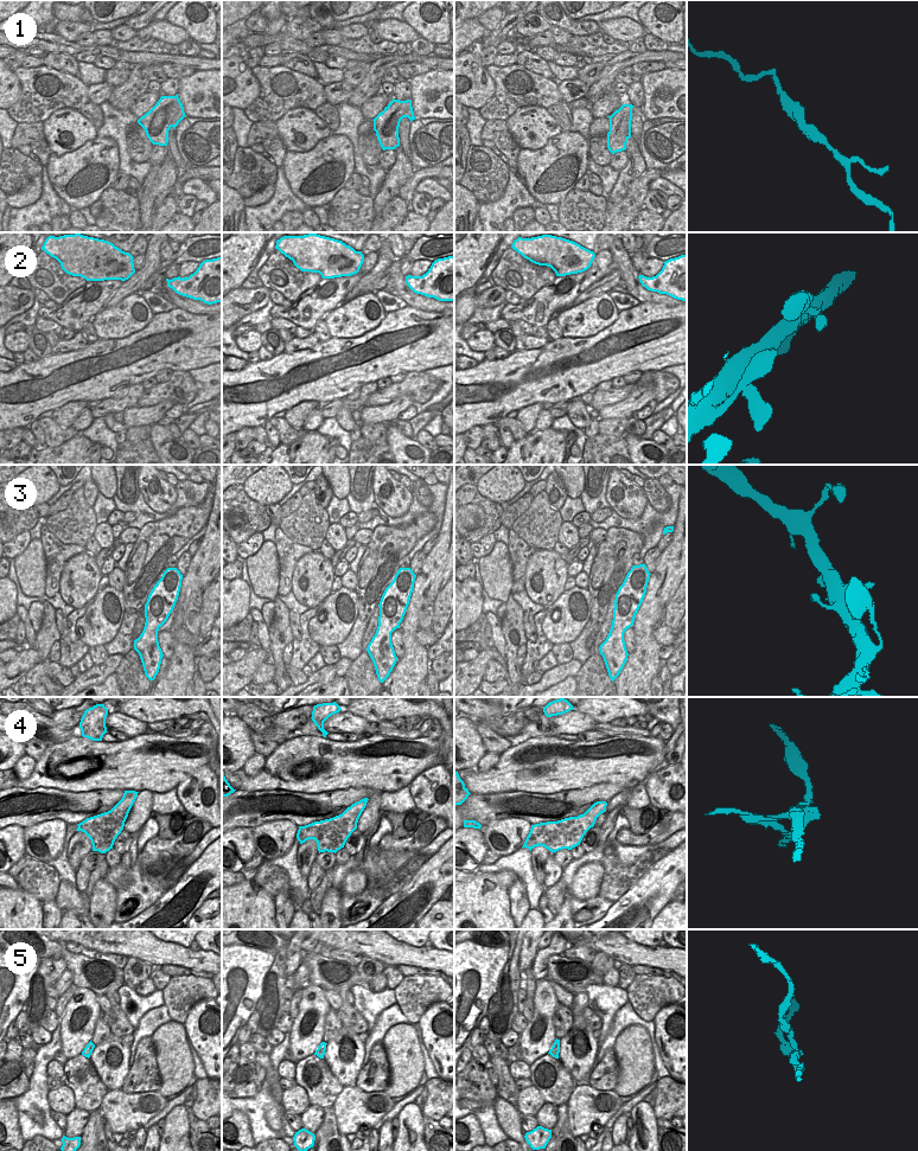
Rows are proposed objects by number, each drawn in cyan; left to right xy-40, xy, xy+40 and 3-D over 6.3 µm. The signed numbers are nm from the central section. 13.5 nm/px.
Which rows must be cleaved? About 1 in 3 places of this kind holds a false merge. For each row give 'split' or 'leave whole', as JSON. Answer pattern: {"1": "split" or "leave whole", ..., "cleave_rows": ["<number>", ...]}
{"1": "leave whole", "2": "leave whole", "3": "leave whole", "4": "split", "5": "split", "cleave_rows": ["4", "5"]}

